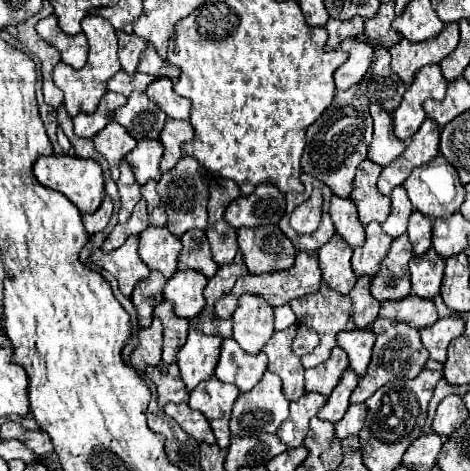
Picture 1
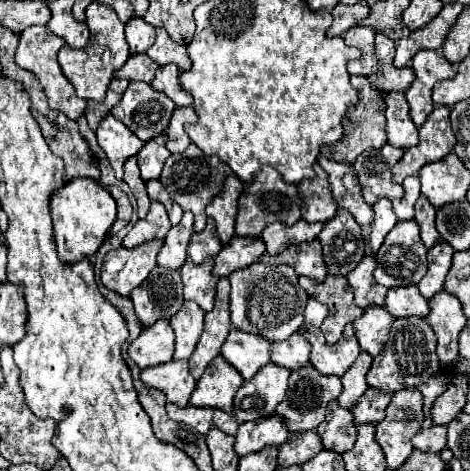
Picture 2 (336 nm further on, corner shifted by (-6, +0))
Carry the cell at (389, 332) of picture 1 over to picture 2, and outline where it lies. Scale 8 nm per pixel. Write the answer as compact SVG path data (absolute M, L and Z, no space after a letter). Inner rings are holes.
M398 317L392 325L390 339L386 341L380 355L374 357L372 369L366 375L370 387L396 393L400 389L410 389L418 383L424 383L428 377L440 373L440 361L436 355L436 335L432 327L422 317Z

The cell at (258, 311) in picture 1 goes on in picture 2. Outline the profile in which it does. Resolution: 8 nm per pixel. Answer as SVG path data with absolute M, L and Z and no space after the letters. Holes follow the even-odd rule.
M254 261L244 269L232 271L228 275L228 281L232 285L230 293L232 325L236 329L262 335L270 341L288 339L294 331L300 329L304 321L308 293L298 285L298 275L294 273L294 267L286 263L268 265L262 261Z

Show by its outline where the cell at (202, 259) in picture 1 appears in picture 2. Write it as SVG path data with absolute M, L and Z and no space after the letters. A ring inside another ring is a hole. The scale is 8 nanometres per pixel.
M208 219L204 231L192 235L192 241L188 245L188 255L194 263L200 265L200 263L204 263L206 257L216 257L220 249L222 249L222 241L218 239L216 223L214 223L214 219Z

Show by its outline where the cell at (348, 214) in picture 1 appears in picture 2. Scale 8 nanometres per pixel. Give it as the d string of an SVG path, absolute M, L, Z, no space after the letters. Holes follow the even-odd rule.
M324 155L318 157L318 163L330 177L332 195L334 195L338 207L350 211L356 217L358 225L368 225L374 219L374 213L372 213L372 207L364 201L364 197L360 193L360 183L354 175L352 165L330 161Z

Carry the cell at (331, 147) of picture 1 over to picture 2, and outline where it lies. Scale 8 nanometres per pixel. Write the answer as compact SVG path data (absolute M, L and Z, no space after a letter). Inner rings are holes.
M352 77L350 83L360 91L362 95L362 107L356 107L354 111L350 111L350 119L354 119L354 123L348 123L348 133L336 141L334 145L322 145L322 155L334 161L342 161L342 163L354 163L354 159L366 151L366 149L376 149L382 147L388 137L386 137L386 117L384 117L384 95L370 85L368 77Z

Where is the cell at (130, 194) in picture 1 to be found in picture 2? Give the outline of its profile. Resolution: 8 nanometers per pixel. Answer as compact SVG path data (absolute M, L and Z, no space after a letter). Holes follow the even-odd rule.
M130 157L124 163L124 181L128 183L128 187L132 189L136 201L138 201L138 217L146 217L148 209L150 209L150 199L144 187L144 181L140 179L140 171L138 171L138 163L136 157Z

